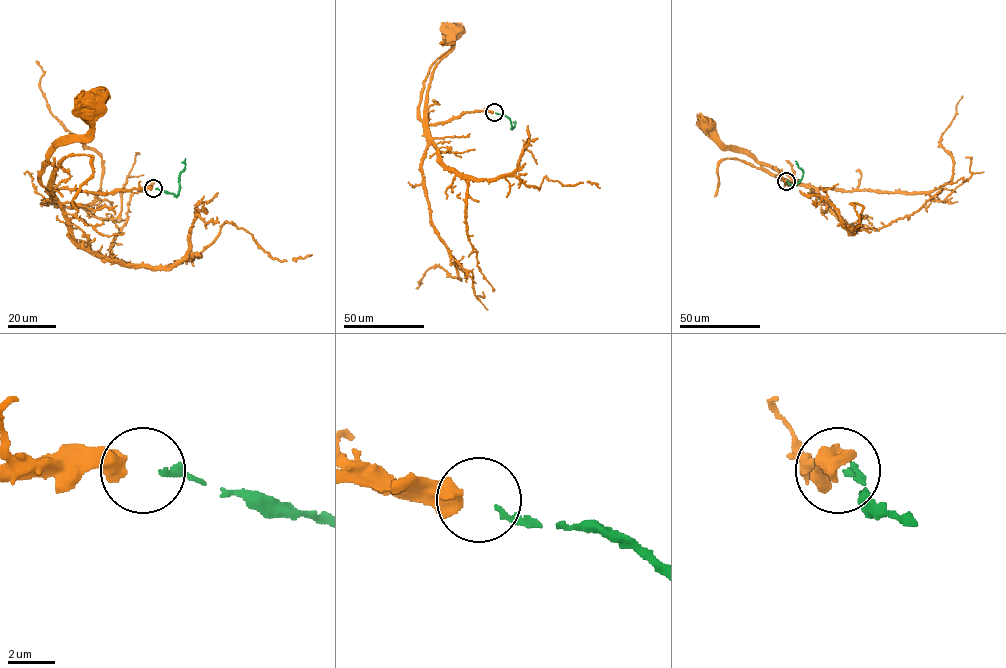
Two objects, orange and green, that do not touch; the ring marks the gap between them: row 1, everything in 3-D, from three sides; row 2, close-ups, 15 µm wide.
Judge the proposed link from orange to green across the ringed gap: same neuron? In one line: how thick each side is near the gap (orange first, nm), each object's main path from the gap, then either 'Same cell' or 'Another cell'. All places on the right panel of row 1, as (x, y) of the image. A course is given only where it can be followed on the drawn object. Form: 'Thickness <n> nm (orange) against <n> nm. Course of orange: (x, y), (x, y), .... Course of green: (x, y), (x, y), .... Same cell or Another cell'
Thickness 650 nm (orange) against 240 nm. Course of orange: (786, 181), (787, 184), (799, 182), (745, 154), (734, 151), (705, 122). Course of green: (786, 181), (795, 185), (802, 177), (803, 171), (795, 161). Another cell

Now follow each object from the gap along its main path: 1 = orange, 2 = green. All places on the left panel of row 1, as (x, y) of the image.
1: (152, 189), (91, 193), (49, 190), (42, 184), (40, 176), (56, 148), (89, 130), (84, 118), (87, 99)
2: (155, 189), (177, 195), (185, 158)

